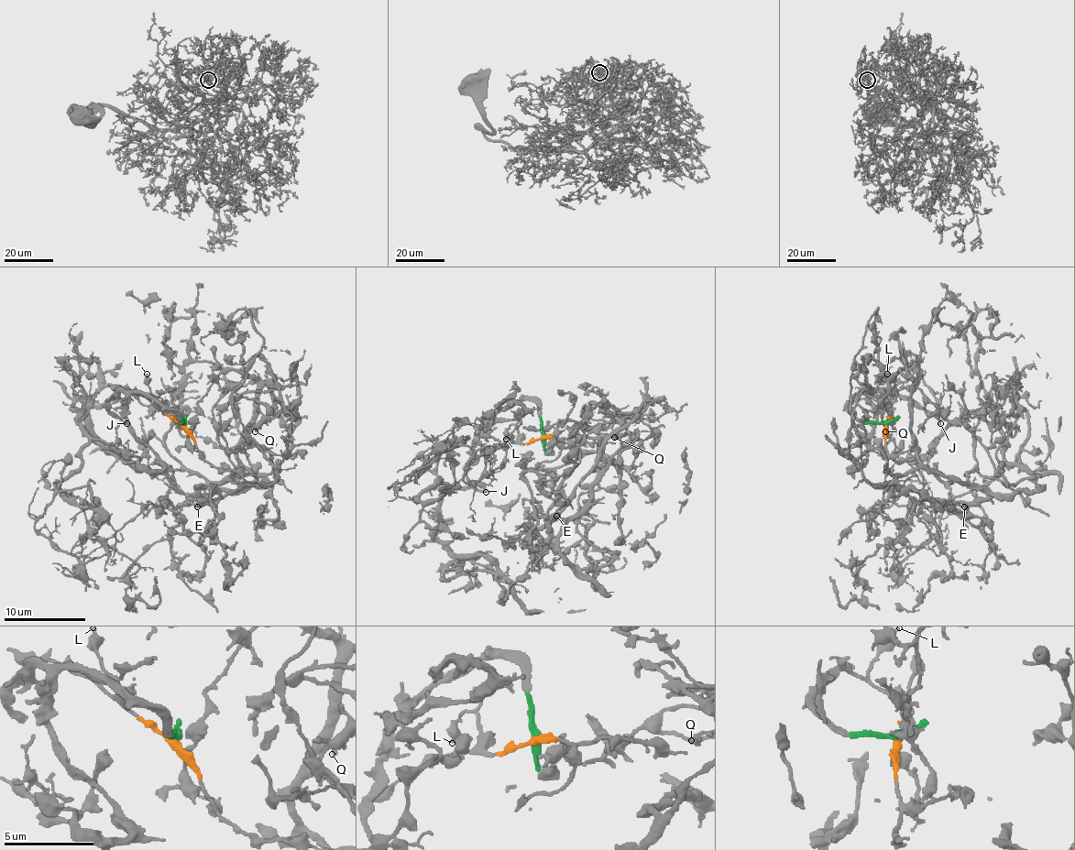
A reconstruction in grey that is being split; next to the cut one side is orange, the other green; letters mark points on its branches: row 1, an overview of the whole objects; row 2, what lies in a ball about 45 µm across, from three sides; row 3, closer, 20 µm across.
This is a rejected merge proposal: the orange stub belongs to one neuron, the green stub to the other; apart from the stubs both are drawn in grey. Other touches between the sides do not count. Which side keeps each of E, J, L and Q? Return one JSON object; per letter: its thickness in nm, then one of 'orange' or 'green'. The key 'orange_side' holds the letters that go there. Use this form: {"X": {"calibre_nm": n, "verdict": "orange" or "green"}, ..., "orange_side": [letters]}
{"E": {"calibre_nm": 240, "verdict": "orange"}, "J": {"calibre_nm": 180, "verdict": "green"}, "L": {"calibre_nm": 320, "verdict": "orange"}, "Q": {"calibre_nm": 240, "verdict": "orange"}, "orange_side": ["E", "L", "Q"]}

